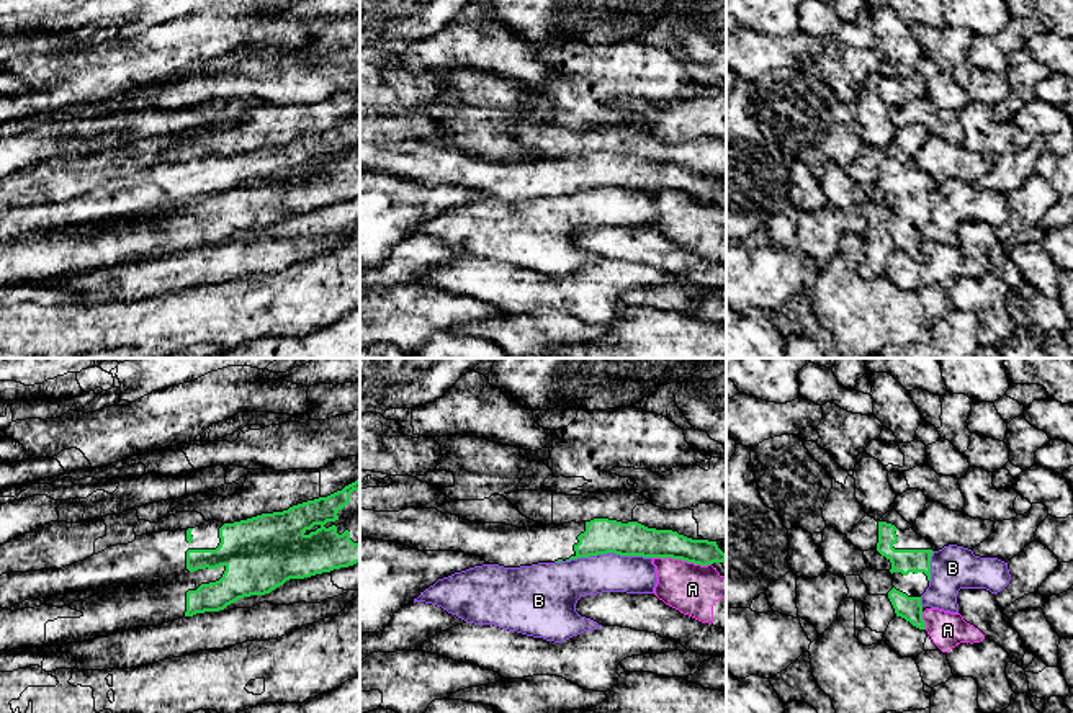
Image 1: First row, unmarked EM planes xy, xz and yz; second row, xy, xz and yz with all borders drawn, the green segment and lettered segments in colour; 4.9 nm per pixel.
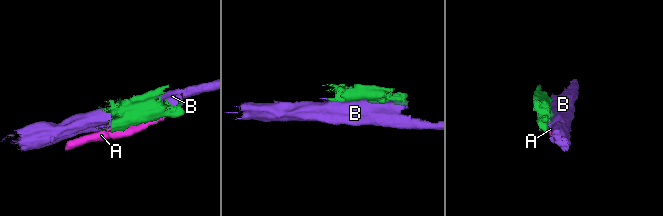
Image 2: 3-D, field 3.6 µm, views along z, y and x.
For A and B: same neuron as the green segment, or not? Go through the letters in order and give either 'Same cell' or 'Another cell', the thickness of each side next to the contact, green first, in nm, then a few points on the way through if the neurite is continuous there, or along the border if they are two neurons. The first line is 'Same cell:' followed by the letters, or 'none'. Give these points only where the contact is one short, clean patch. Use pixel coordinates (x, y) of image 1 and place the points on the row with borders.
Same cell: none
A: Another cell. Thickness 160 nm (green) against 260 nm
B: Another cell. Thickness 170 nm (green) against 200 nm

